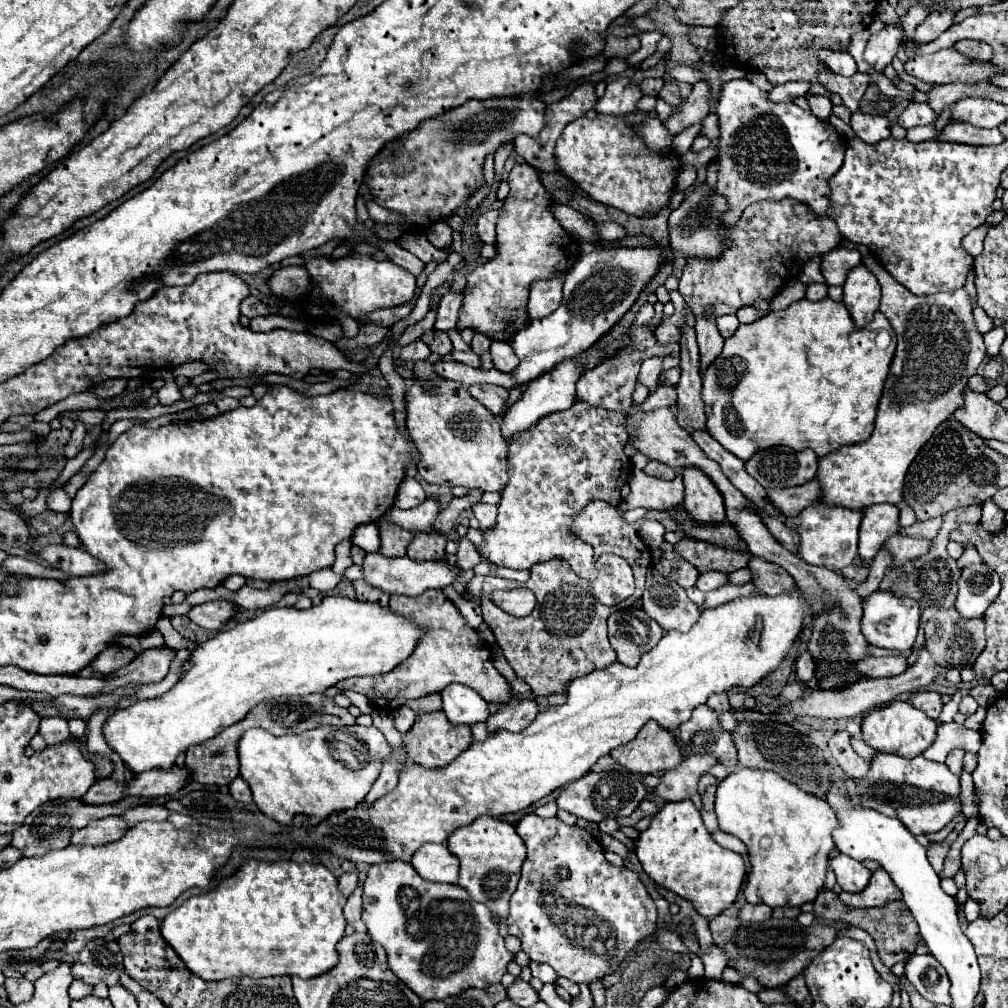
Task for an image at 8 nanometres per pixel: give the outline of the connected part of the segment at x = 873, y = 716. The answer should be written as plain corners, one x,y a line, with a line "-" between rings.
893,700
891,704
887,704
883,708
875,708
869,714
865,714
865,718
861,722
861,734
863,734
863,740
877,752
897,754
903,758
915,758
935,740
937,724
935,724
935,720
927,718
921,710
915,710
911,706
911,702

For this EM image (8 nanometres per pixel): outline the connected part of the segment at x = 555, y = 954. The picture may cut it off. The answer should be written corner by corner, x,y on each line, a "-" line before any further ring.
527,814
519,824
517,824
517,832
519,836
523,838
525,846
527,846
527,860
523,862
523,870
521,870
521,880
519,880
519,886
517,890
513,892
511,896
511,902
509,902
509,916
507,916
507,928
509,928
509,934
517,936
521,940
521,950
535,962
545,962
549,964
559,976
563,978
569,978
571,982
575,984
589,984
593,980
599,980
599,978
605,978
613,972
619,970
619,964
623,962
623,958
627,954
631,954
637,944
641,944
645,938
653,936
655,934
655,928
657,928
657,908
655,908
655,902
653,898
647,894
645,886
641,884
639,876
629,870
629,868
615,868
611,866
605,856
603,856
603,848
601,844
583,828
579,826
567,826
565,822
561,822
559,818
541,818
537,814

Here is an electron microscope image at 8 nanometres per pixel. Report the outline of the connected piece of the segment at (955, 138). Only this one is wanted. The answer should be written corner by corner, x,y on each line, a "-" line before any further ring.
959,122
959,124
949,124
943,134
939,136
939,140
947,140
947,142
963,142
963,144
1001,144
1005,138
999,132
999,128
977,128
971,126
967,122

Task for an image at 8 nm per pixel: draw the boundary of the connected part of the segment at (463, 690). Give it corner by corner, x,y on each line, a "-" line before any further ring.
451,684
440,694
443,696
443,712
451,724
473,726
487,720
487,702
475,690
463,684

